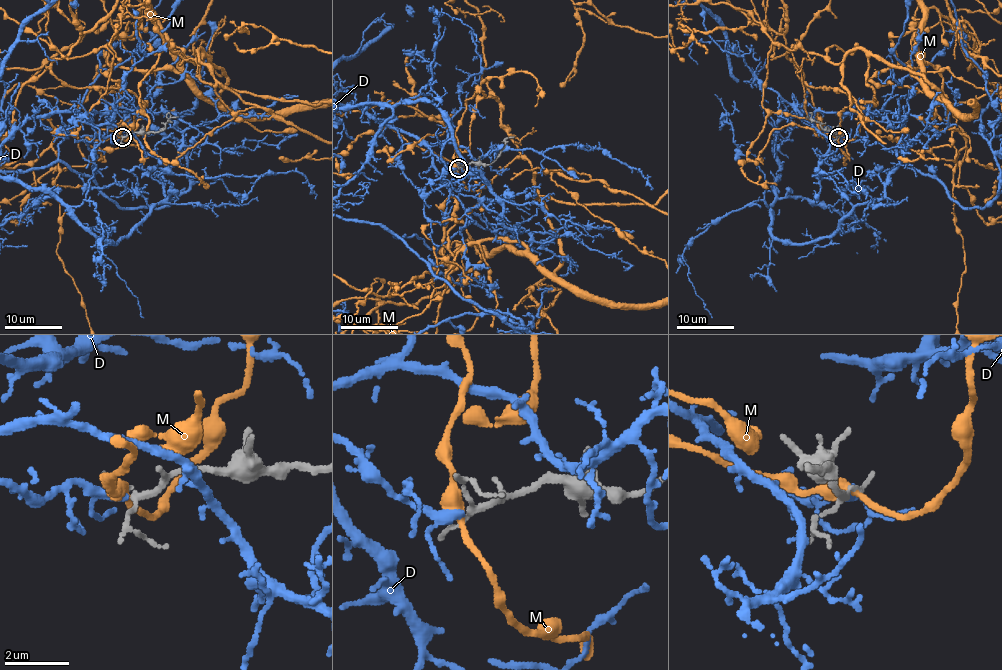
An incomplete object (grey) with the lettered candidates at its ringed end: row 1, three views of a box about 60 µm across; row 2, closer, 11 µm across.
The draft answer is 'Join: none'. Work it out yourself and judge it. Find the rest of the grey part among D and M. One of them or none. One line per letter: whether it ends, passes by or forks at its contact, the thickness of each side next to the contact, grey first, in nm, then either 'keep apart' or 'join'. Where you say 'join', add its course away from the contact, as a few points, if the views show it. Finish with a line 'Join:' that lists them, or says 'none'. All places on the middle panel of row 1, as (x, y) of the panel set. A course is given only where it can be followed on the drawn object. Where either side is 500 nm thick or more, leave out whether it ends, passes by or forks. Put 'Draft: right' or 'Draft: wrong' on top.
Draft: wrong
D: it passes by | 170/240 nm | join
M: it passes by | 170/360 nm | keep apart
Join: D

